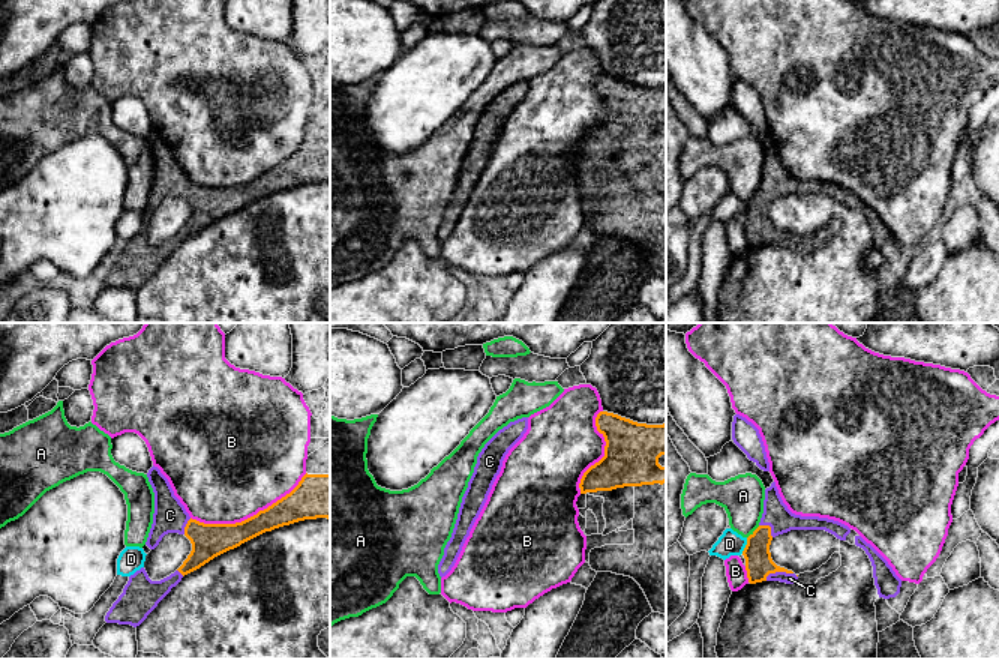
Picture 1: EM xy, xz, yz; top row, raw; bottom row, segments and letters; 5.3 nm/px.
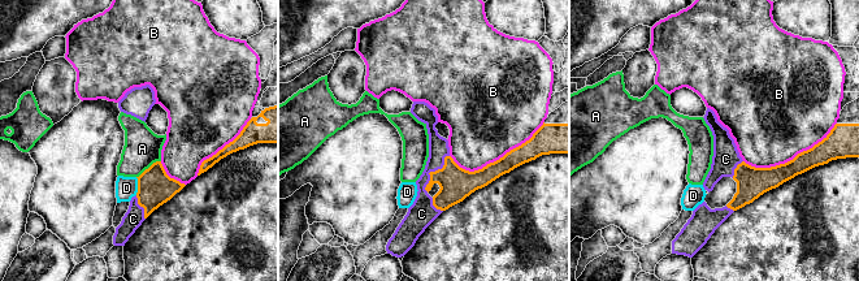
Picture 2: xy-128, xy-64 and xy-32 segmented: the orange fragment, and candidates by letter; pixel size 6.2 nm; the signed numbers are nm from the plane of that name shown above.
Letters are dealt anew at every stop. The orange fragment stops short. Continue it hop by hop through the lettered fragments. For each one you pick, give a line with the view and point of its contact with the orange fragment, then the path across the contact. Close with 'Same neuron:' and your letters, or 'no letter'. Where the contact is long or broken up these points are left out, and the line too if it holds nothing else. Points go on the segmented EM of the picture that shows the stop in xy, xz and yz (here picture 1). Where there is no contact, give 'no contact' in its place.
C: yz (777, 571)
Same neuron: C

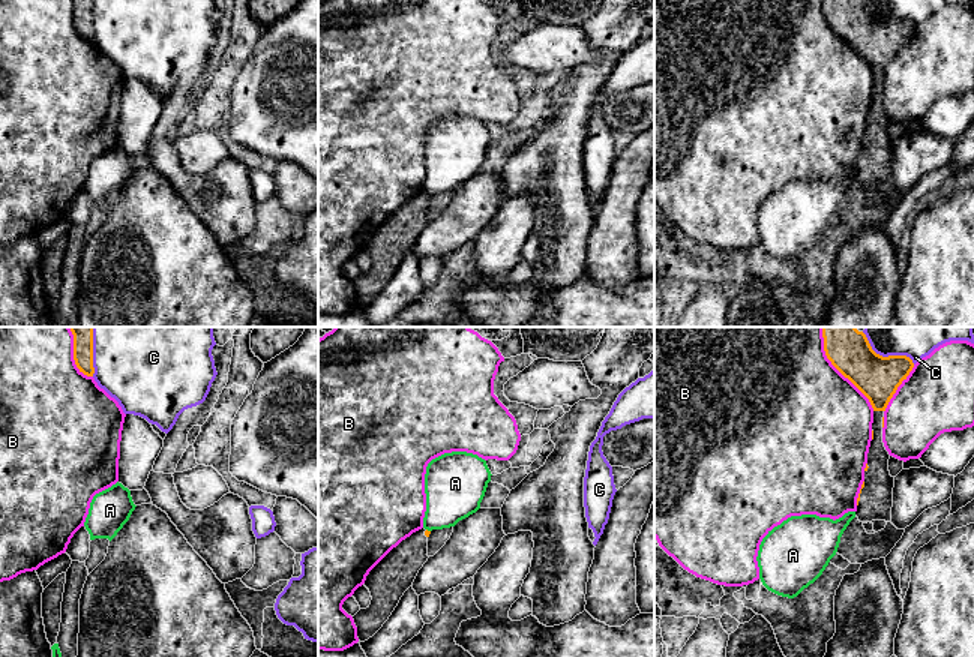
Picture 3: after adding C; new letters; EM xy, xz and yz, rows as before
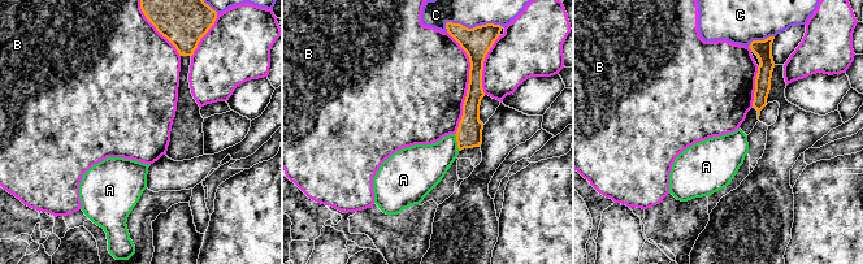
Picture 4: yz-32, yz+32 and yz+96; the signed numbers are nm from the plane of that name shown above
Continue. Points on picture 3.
Same neuron: no letter

